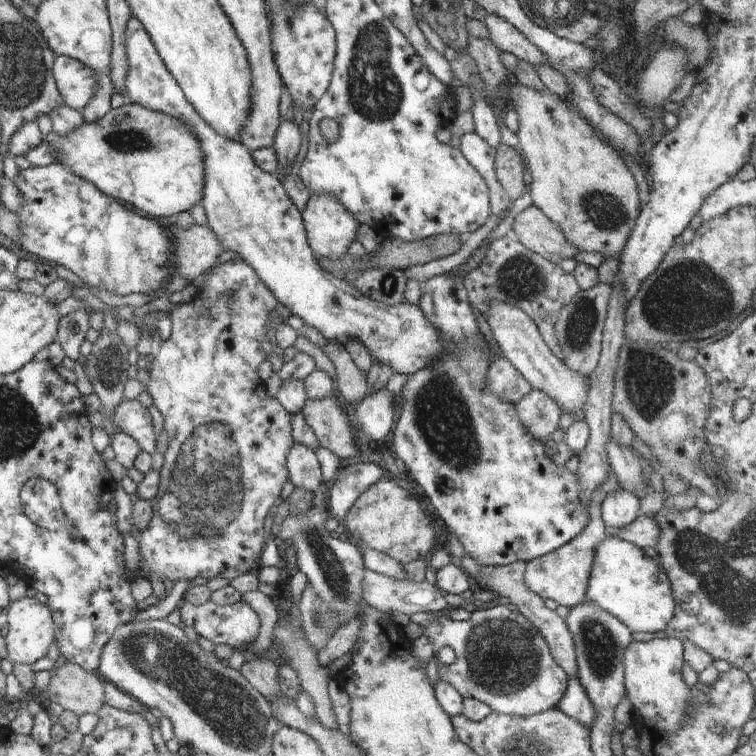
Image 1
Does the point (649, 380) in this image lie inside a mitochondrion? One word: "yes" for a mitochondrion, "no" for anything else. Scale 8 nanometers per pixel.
yes

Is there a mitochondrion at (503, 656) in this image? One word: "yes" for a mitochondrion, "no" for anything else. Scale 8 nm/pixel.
yes

